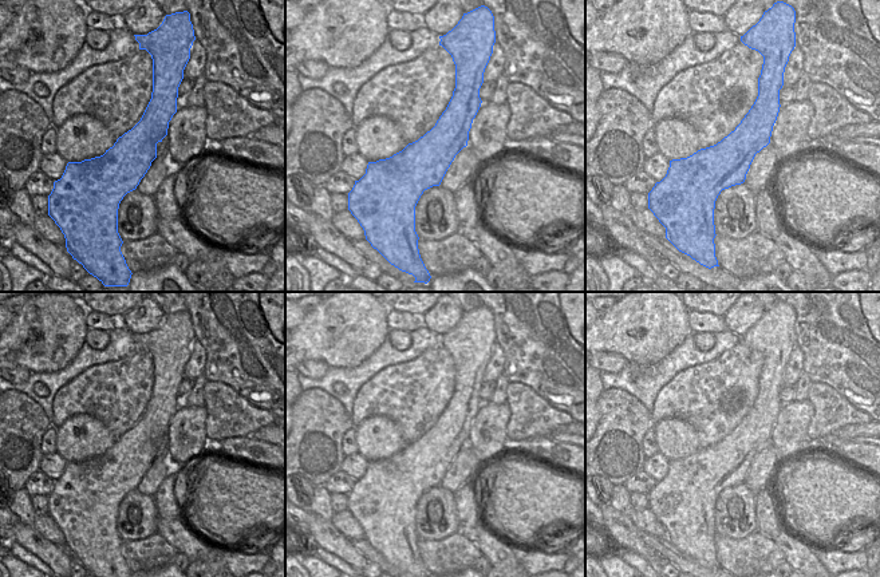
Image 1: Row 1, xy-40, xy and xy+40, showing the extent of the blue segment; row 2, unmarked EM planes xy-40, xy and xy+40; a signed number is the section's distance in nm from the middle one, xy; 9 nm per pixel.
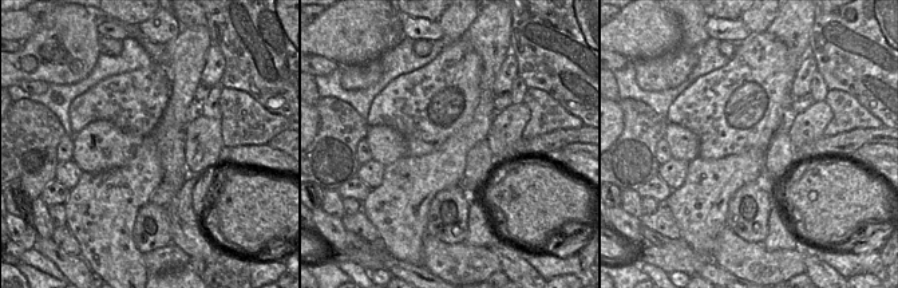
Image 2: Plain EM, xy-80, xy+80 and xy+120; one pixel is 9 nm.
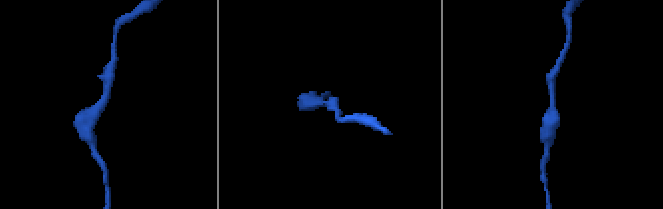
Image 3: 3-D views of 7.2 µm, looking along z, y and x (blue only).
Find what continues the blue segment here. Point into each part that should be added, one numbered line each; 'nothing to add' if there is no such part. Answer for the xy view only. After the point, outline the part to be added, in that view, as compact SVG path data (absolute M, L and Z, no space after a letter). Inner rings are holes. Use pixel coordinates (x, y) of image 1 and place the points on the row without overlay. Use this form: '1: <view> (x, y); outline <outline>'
nothing to add

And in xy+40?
nothing to add

